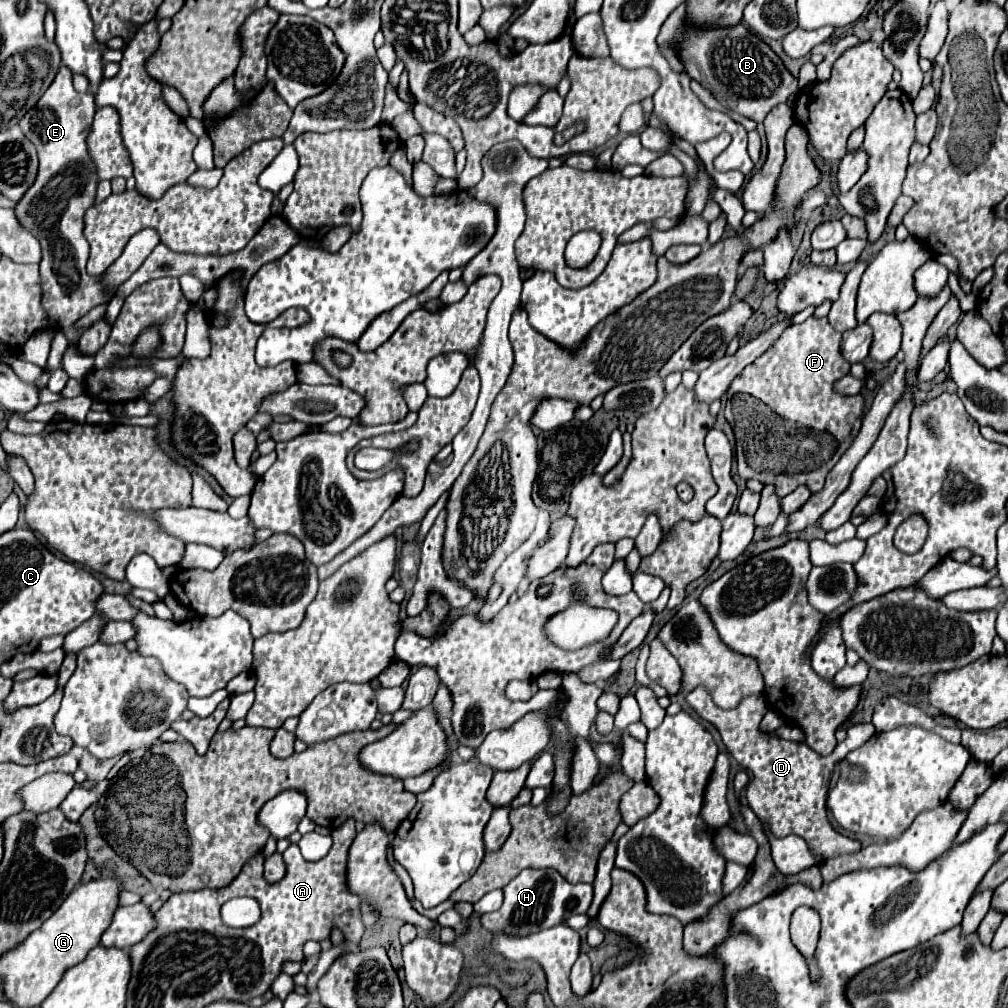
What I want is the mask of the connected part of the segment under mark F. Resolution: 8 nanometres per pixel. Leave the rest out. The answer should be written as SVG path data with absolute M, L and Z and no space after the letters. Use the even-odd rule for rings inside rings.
M809 317L801 325L787 327L777 337L775 345L733 379L727 389L727 401L733 399L733 405L725 403L725 417L729 415L733 421L731 427L737 439L735 453L739 475L743 479L759 479L765 485L773 483L779 497L795 491L799 485L807 485L811 493L823 489L827 473L849 449L847 437L853 439L863 421L863 395L851 397L833 389L835 381L849 373L849 367L851 365L843 361L841 355L841 335L831 329L827 317ZM773 415L783 419L783 427L771 421L765 425L767 419L775 419ZM829 435L839 443L839 447L829 447L829 443L825 443L829 439L819 439Z

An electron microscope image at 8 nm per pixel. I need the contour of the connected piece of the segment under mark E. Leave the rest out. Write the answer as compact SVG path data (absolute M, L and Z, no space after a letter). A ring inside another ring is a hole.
M61 65L55 81L51 87L43 93L43 97L37 101L33 109L25 113L25 117L19 121L19 127L31 143L35 143L39 153L39 173L35 185L25 193L25 197L17 203L15 215L21 221L23 227L27 227L43 247L43 261L41 261L41 285L43 285L43 309L49 315L49 327L51 329L69 329L73 323L87 315L93 307L103 305L111 301L117 289L107 289L101 283L101 277L89 277L85 271L89 245L83 237L83 213L95 203L97 183L99 177L95 173L95 163L91 161L91 155L87 151L87 135L91 131L93 115L95 115L95 99L91 93L77 93L71 83L71 75L67 73L67 67Z

